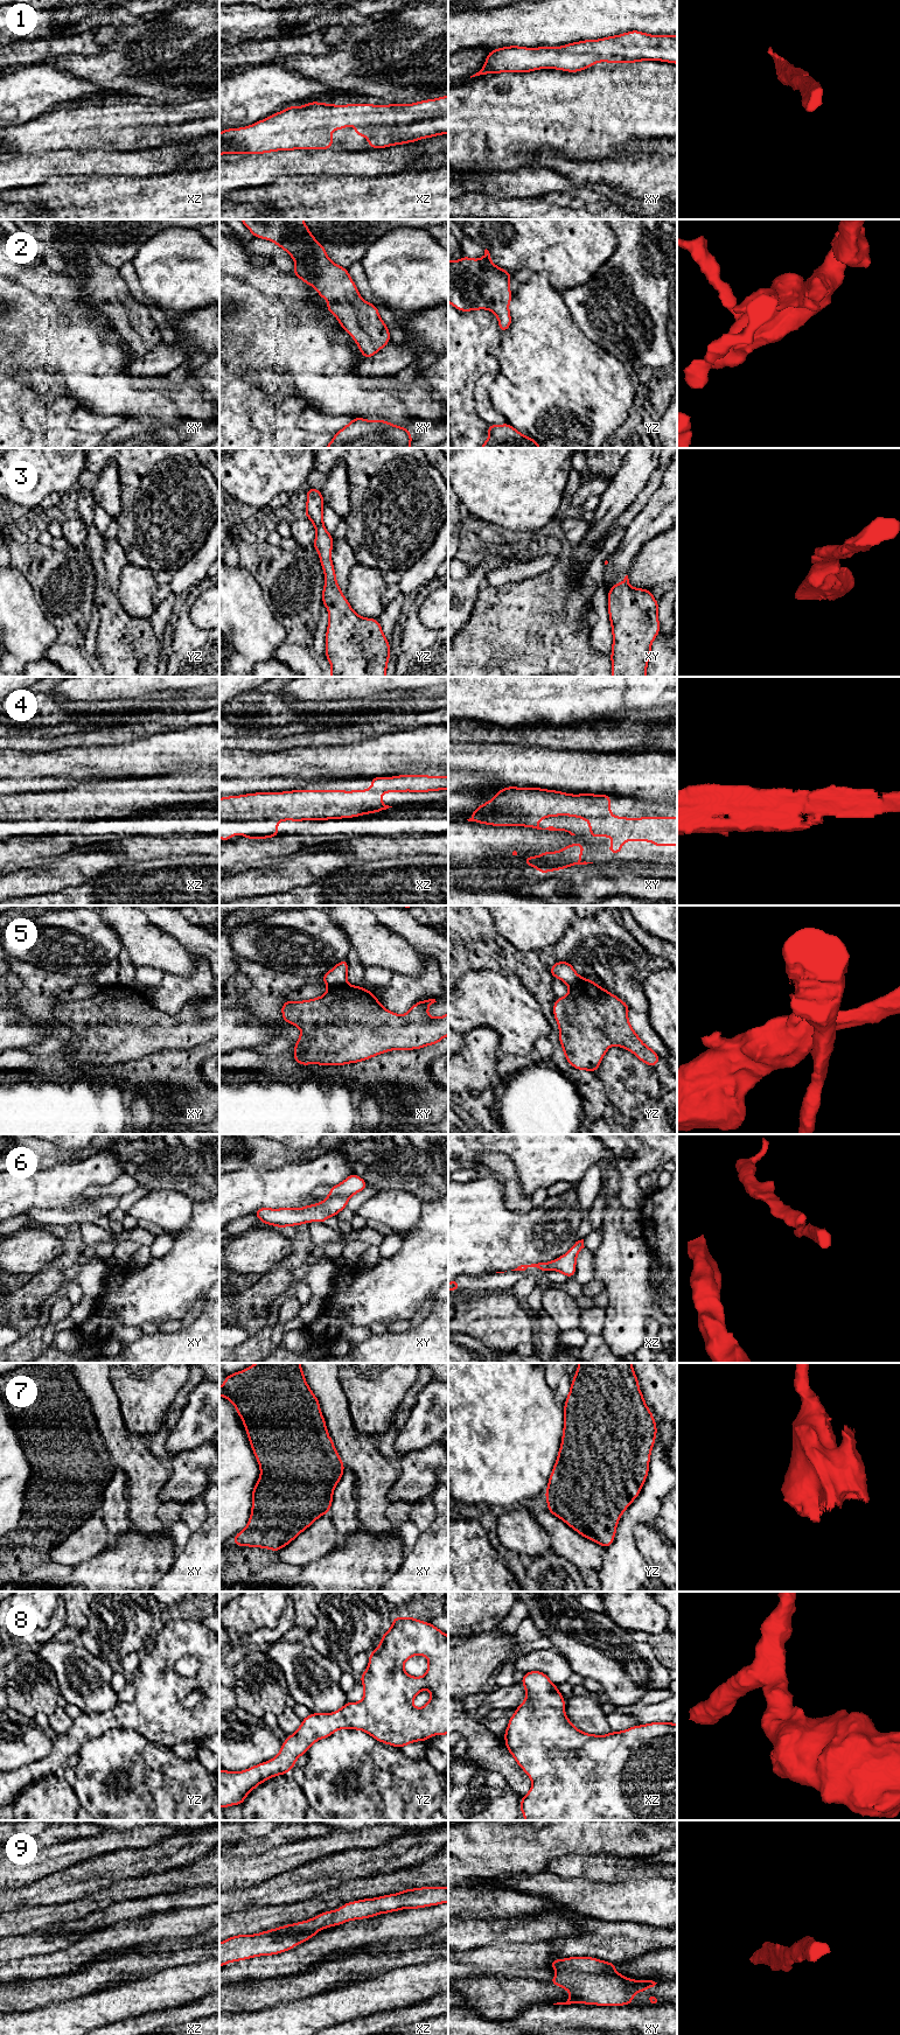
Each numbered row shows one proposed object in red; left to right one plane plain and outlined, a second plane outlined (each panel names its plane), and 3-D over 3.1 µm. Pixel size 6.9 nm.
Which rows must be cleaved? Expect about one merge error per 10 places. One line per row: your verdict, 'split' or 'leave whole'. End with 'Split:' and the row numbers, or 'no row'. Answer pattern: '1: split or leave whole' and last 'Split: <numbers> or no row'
1: leave whole
2: leave whole
3: leave whole
4: leave whole
5: split
6: leave whole
7: leave whole
8: leave whole
9: leave whole
Split: 5

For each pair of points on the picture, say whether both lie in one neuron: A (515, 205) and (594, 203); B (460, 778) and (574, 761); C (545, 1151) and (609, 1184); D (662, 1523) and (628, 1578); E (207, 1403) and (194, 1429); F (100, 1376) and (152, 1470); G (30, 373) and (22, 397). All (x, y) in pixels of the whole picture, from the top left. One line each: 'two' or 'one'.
A: one
B: two
C: two
D: two
E: one
F: one
G: two

